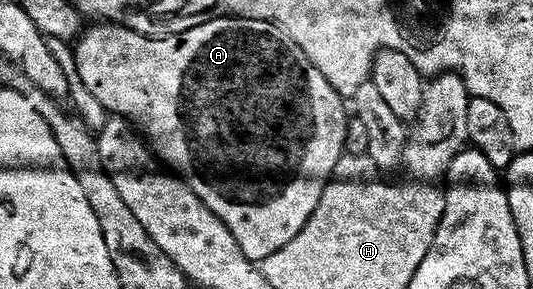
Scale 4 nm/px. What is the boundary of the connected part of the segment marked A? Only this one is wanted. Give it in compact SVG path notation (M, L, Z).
M212 18L204 26L188 30L179 36L173 35L162 39L136 32L133 28L118 22L98 22L95 23L98 24L95 28L87 27L83 31L73 51L84 86L103 104L107 113L129 120L144 137L155 157L169 171L185 180L189 188L202 199L204 206L208 206L208 210L212 210L212 214L216 214L216 218L220 218L220 222L224 222L224 226L232 230L232 238L240 242L240 250L244 250L246 257L261 262L276 254L276 250L288 246L288 242L292 242L292 238L296 238L296 234L304 230L308 218L312 218L323 190L345 153L348 104L328 82L328 78L324 78L324 74L316 70L316 66L307 58L304 50L300 50L300 46L296 46L293 38L273 20L221 19Z

